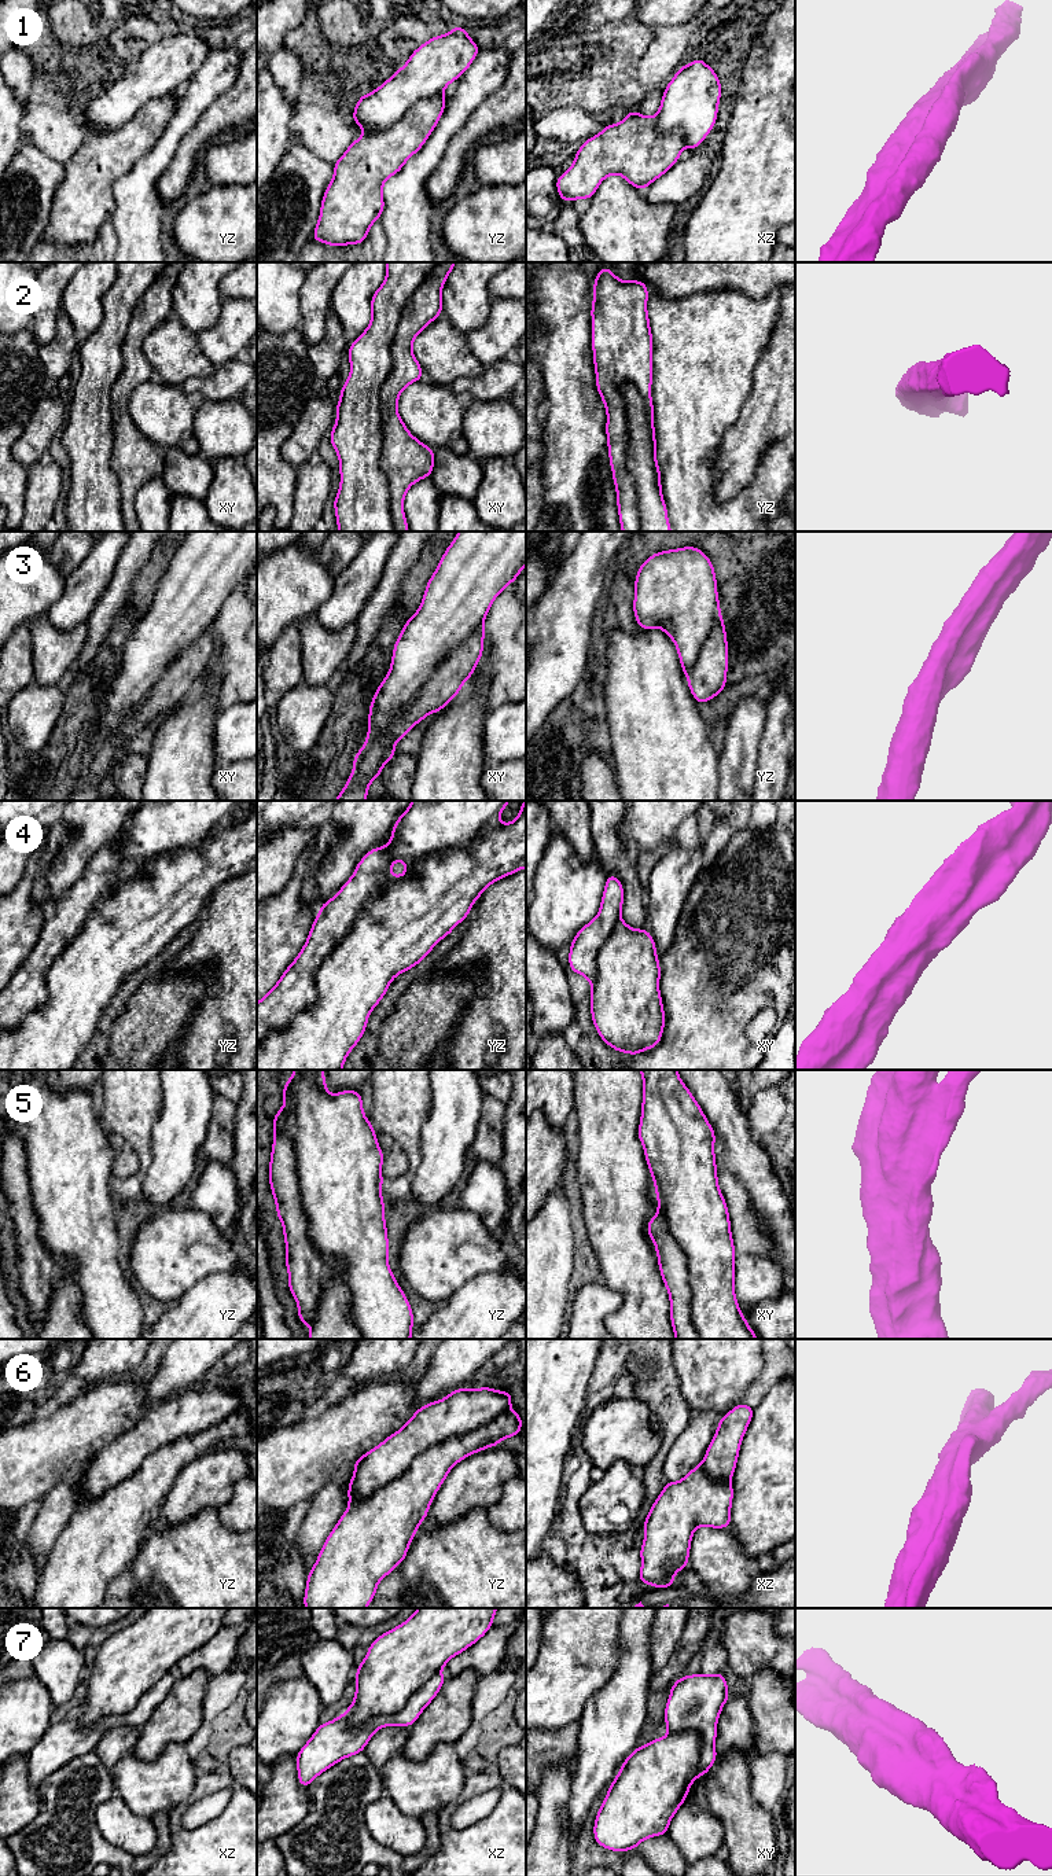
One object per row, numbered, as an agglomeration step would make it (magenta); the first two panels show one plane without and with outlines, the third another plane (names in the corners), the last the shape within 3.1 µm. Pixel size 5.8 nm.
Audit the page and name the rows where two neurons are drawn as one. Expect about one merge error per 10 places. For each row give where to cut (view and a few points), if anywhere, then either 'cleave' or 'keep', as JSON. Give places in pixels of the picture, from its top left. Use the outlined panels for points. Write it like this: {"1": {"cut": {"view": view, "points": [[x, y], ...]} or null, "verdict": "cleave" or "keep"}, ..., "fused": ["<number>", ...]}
{"1": {"cut": null, "verdict": "keep"}, "2": {"cut": null, "verdict": "keep"}, "3": {"cut": null, "verdict": "keep"}, "4": {"cut": null, "verdict": "keep"}, "5": {"cut": {"view": "yz", "points": [[337, 1258], [360, 1338]]}, "verdict": "cleave"}, "6": {"cut": null, "verdict": "keep"}, "7": {"cut": null, "verdict": "keep"}, "fused": ["5"]}

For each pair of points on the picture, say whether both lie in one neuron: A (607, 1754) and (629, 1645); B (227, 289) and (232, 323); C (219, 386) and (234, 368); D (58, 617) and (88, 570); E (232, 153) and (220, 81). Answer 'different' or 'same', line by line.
A: same
B: different
C: same
D: same
E: different

